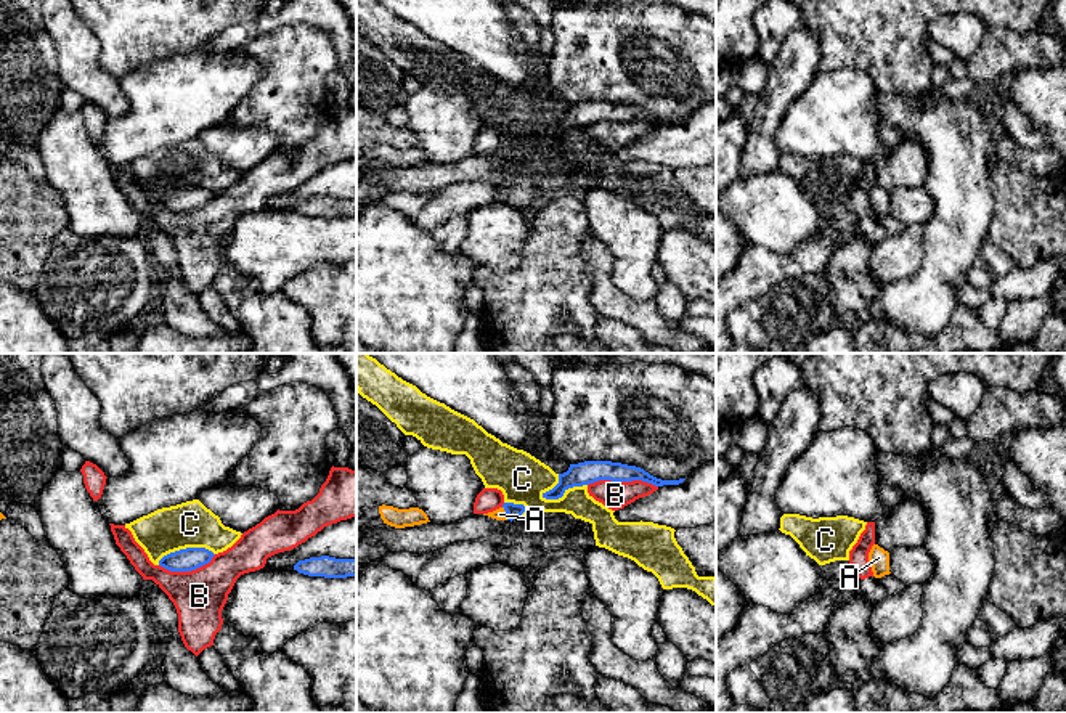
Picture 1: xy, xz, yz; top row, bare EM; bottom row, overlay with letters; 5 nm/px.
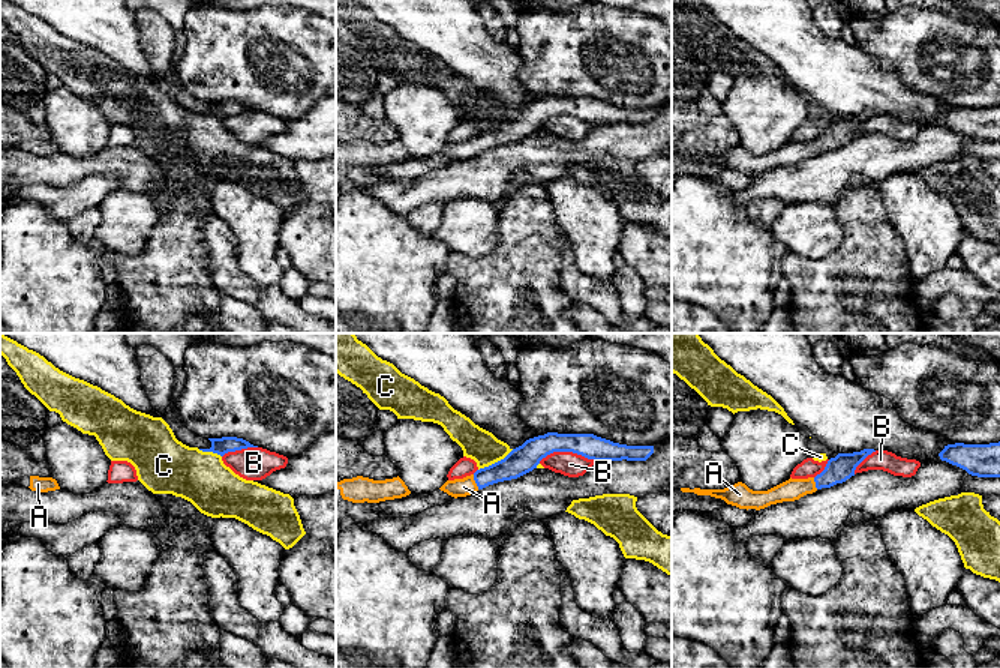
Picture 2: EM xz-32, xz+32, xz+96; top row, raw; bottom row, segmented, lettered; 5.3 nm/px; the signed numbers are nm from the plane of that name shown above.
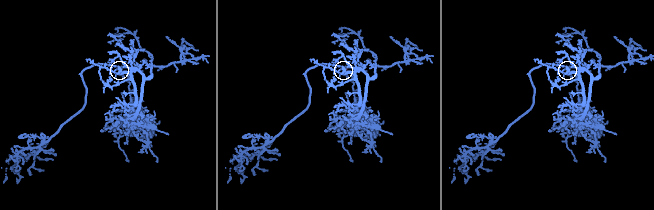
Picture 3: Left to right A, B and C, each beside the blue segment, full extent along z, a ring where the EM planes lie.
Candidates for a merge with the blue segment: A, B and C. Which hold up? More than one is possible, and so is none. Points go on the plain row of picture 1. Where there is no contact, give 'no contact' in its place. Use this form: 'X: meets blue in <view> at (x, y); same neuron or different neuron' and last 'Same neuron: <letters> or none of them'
A: meets blue in xz at (506, 153); same neuron
B: meets blue in xz at (623, 121); different neuron
C: meets blue in xz at (564, 132); different neuron
Same neuron: A

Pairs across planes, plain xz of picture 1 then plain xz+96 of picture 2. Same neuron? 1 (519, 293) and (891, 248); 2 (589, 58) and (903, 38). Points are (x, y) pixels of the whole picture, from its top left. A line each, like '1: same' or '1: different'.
1: same
2: same

